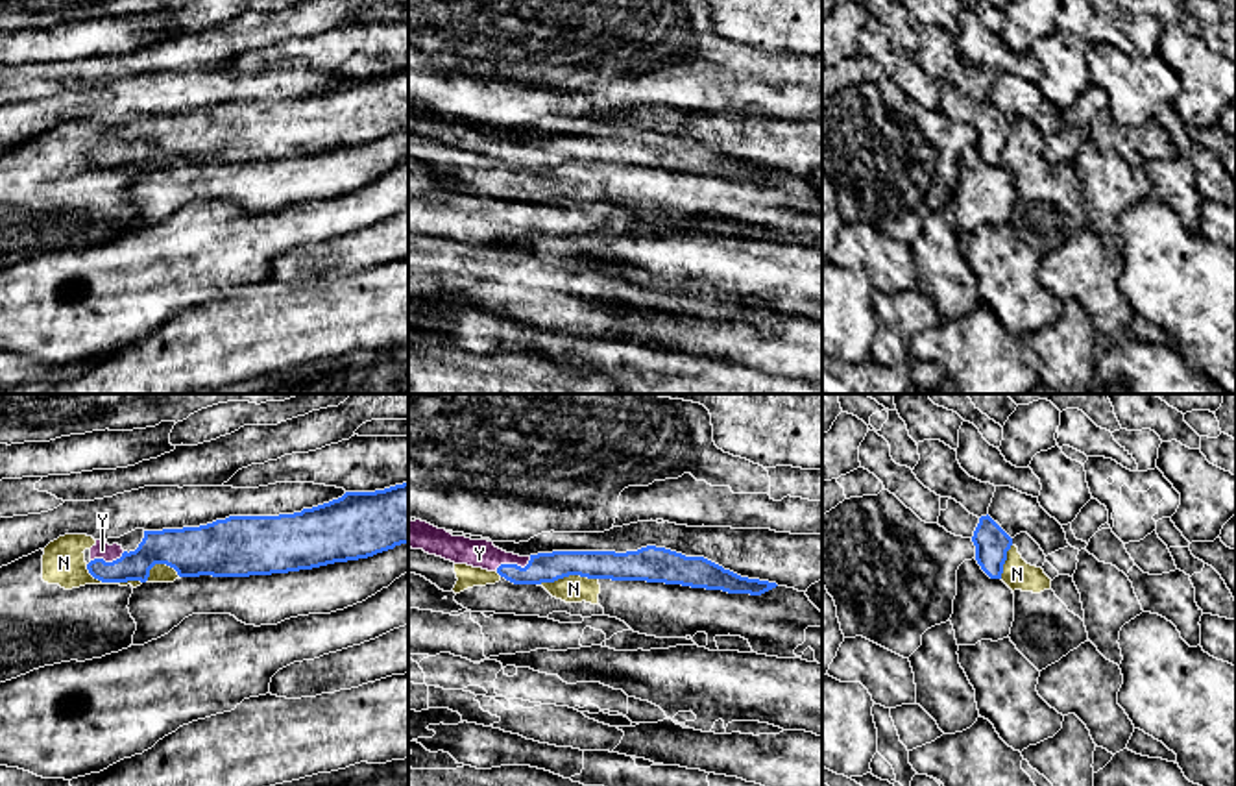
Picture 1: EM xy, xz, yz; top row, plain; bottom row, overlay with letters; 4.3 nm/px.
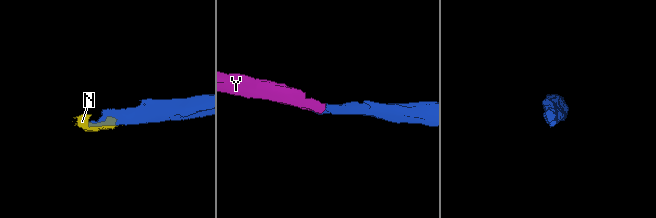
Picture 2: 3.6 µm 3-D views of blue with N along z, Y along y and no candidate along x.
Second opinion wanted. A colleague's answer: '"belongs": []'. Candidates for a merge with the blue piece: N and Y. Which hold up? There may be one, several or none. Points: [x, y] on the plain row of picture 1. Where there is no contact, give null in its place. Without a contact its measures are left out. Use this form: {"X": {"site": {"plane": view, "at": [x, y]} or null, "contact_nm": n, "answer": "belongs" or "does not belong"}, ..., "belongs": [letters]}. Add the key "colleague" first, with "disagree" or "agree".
{"colleague": "disagree", "N": {"site": {"plane": "xy", "at": [111, 167]}, "contact_nm": 260, "answer": "does not belong"}, "Y": {"site": {"plane": "xz", "at": [514, 150]}, "contact_nm": 170, "answer": "belongs"}, "belongs": ["Y"]}

